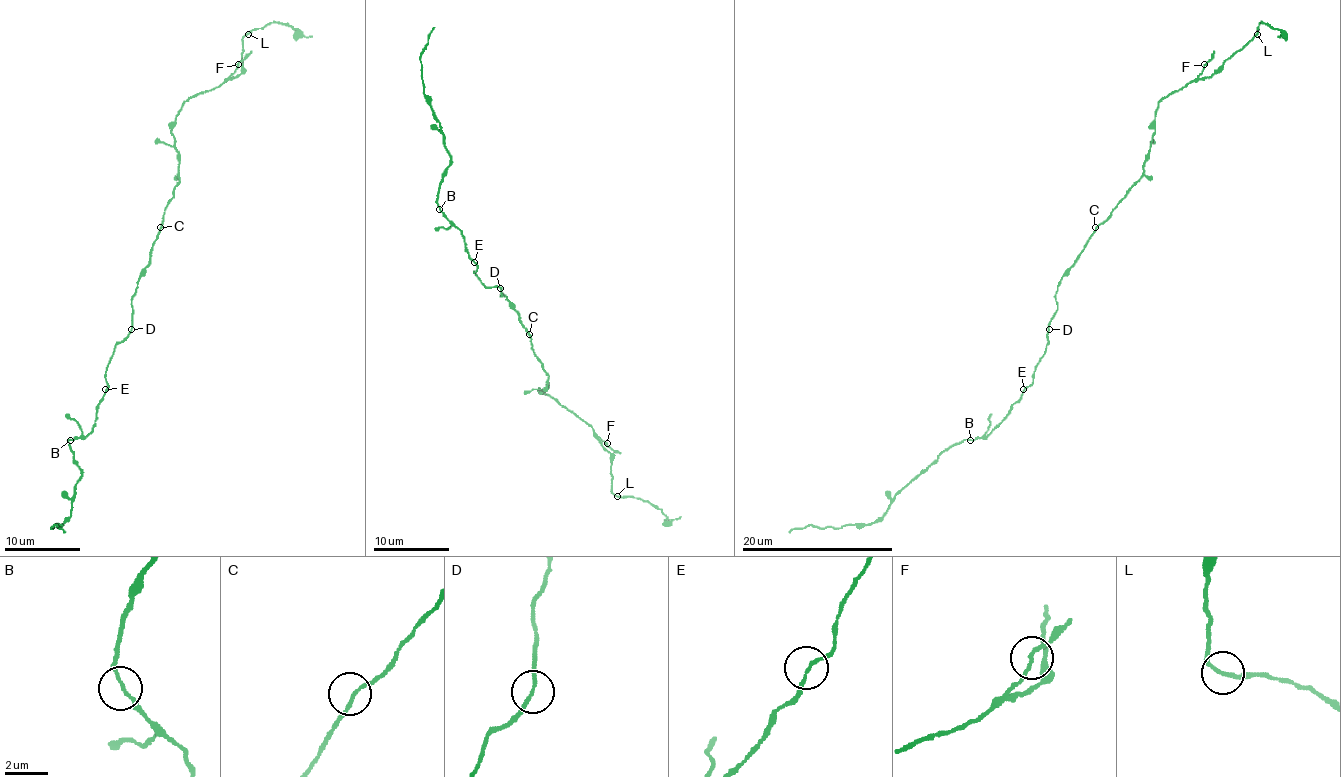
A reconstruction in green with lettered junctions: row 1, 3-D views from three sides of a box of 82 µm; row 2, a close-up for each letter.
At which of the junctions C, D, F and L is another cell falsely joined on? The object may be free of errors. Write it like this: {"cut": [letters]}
{"cut": []}

